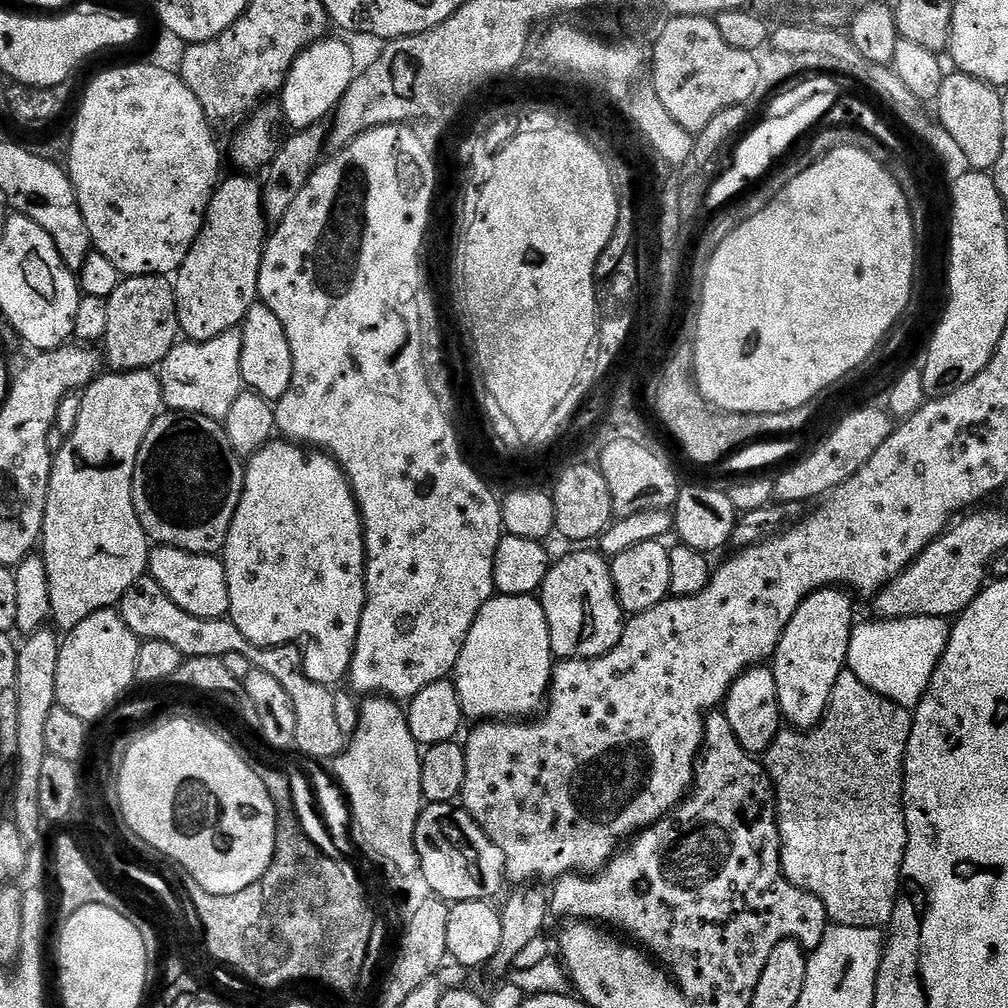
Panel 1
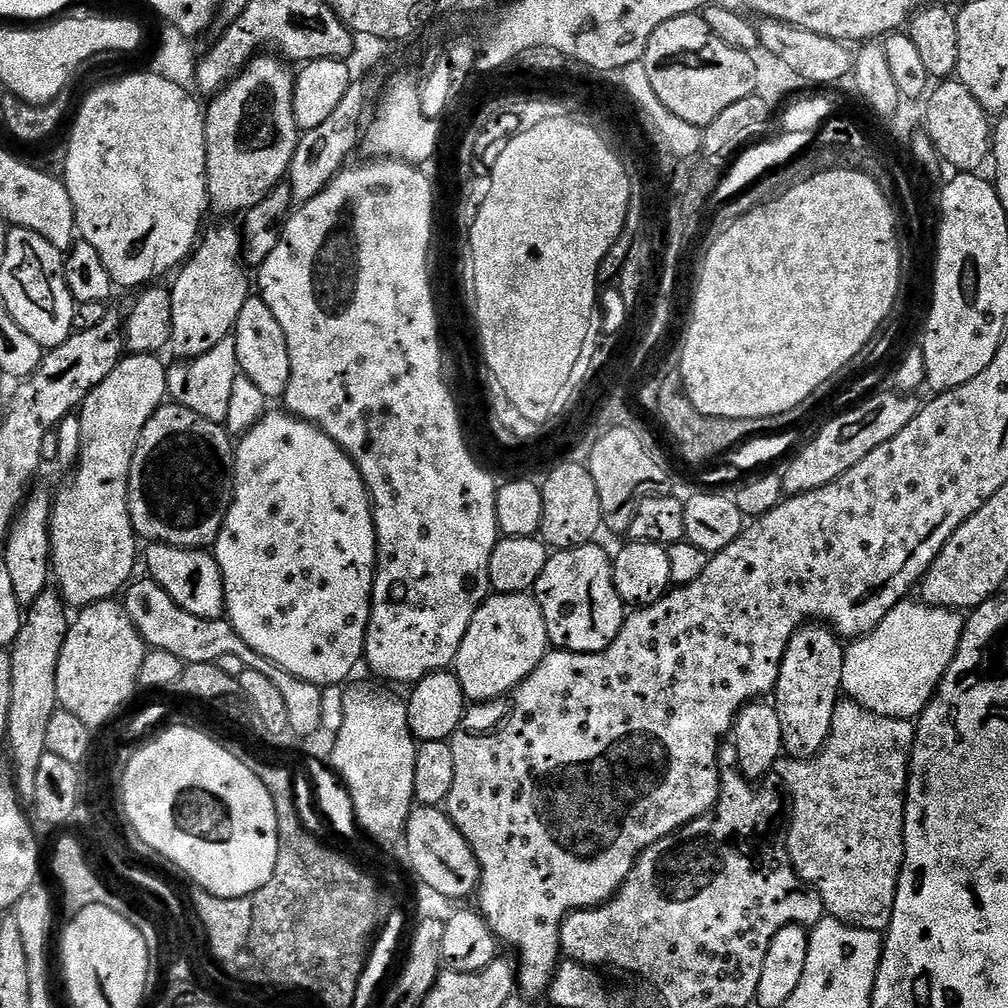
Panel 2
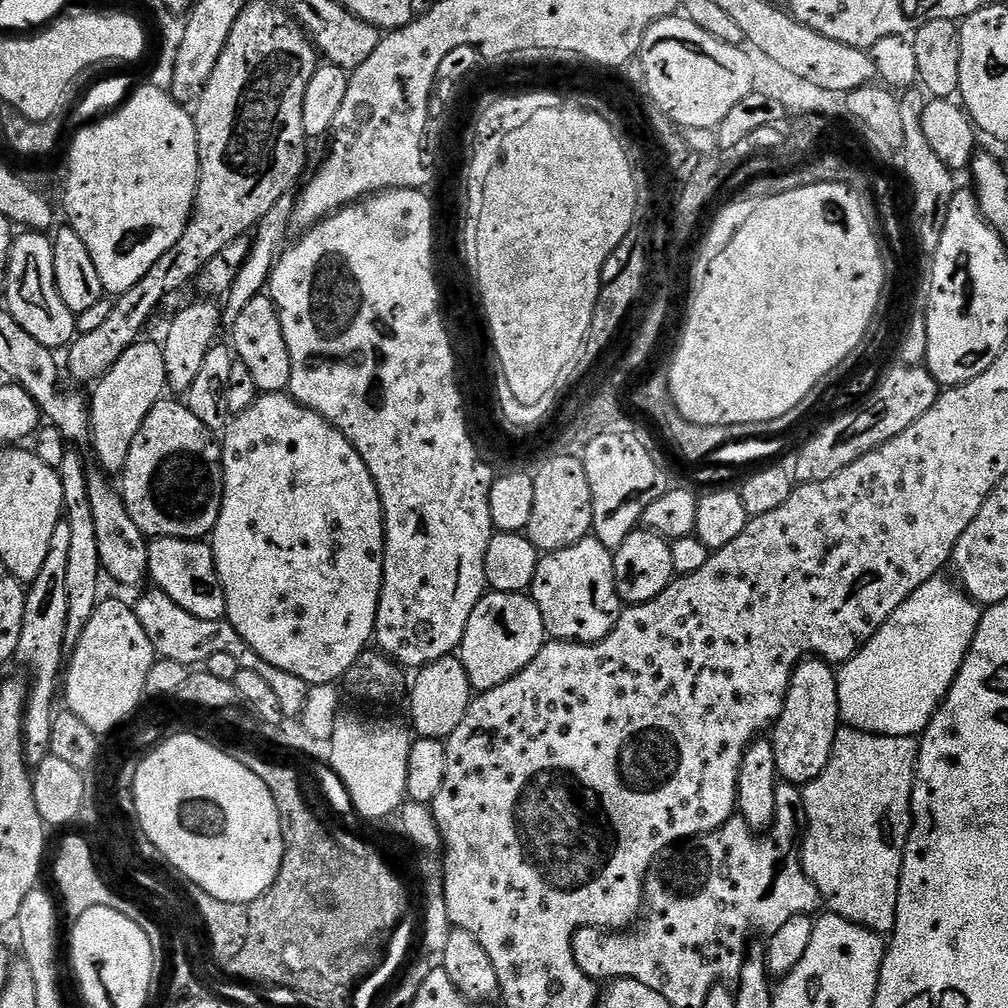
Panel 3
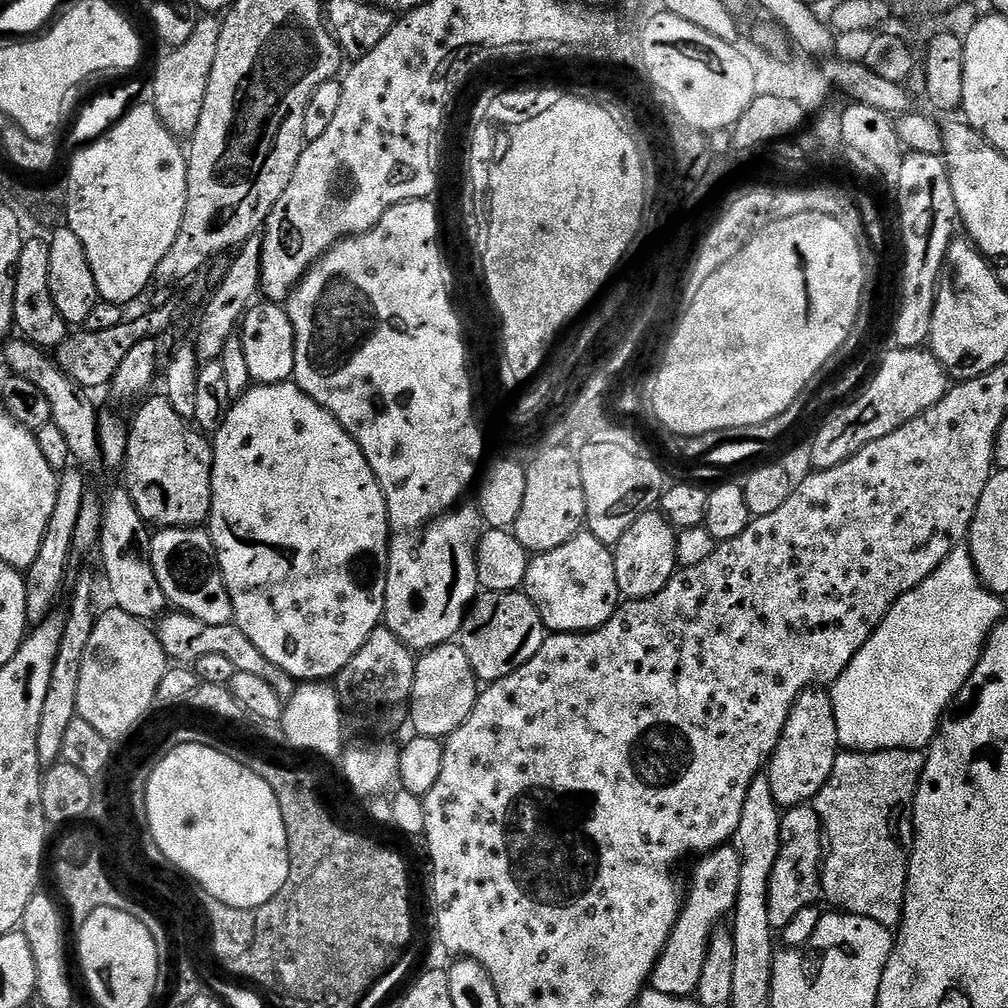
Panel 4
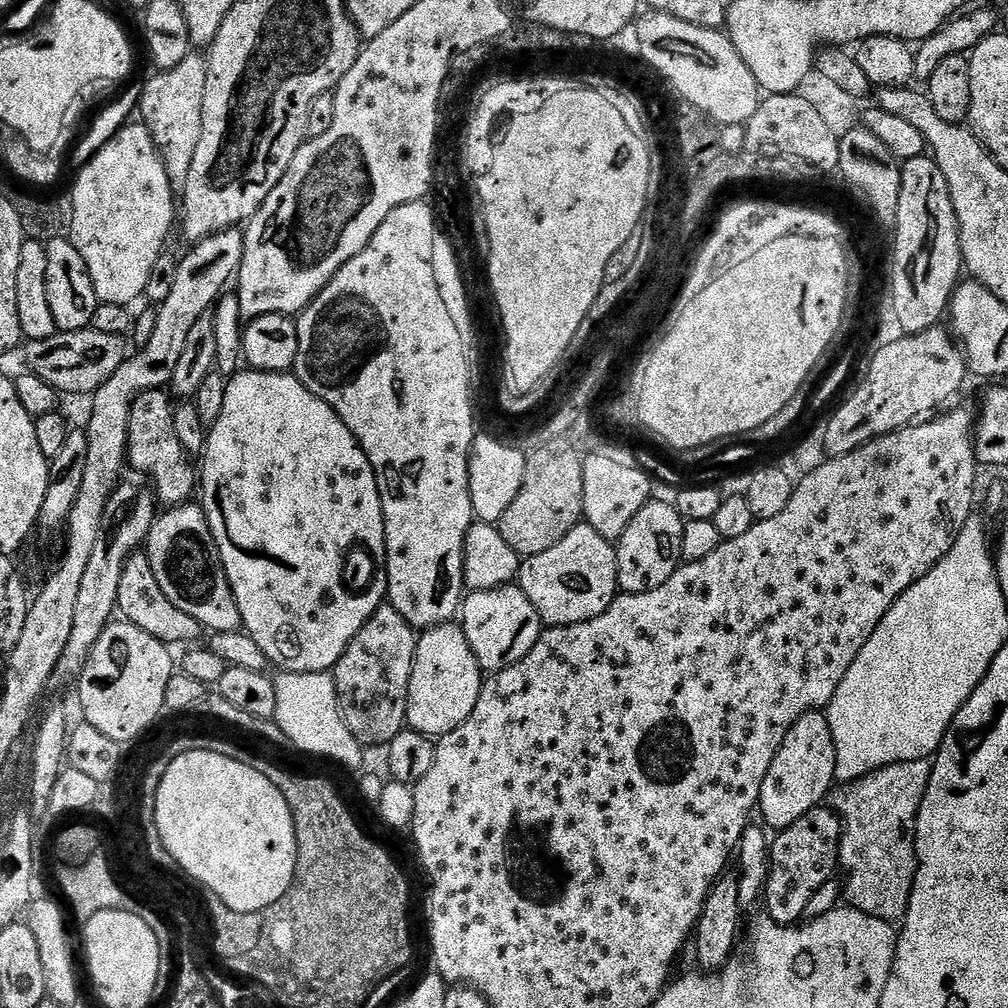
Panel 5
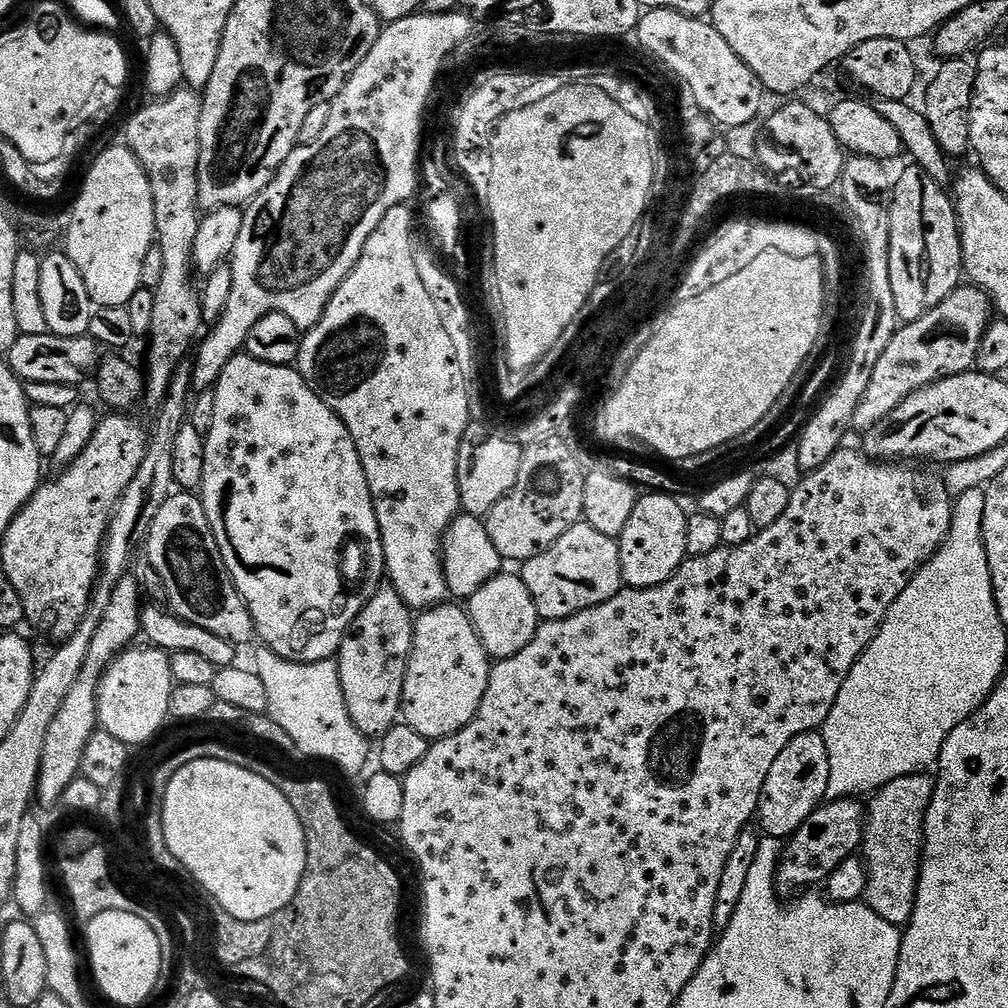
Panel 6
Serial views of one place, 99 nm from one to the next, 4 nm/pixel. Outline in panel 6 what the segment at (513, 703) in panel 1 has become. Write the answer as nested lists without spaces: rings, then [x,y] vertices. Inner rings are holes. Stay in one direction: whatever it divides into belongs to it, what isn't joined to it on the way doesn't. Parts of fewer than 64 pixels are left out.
[[[516,574],[504,575],[491,576],[466,600],[466,611],[472,619],[474,630],[493,661],[508,660],[521,652],[532,641],[542,623],[534,606],[534,598],[530,598],[530,590],[526,590],[524,581]]]

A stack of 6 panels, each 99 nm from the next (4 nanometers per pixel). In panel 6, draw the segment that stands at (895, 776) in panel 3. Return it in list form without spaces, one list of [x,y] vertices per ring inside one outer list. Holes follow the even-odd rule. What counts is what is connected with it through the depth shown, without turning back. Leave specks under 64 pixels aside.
[[[927,771],[915,772],[875,789],[872,805],[866,808],[862,859],[868,866],[868,885],[864,900],[874,914],[897,926],[906,926],[914,914],[924,851],[924,819],[935,789],[935,779]]]

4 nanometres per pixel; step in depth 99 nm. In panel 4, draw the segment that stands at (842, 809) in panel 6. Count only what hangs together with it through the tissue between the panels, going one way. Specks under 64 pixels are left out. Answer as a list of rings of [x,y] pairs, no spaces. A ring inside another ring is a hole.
[[[801,806],[791,809],[790,816],[793,820],[785,819],[782,824],[782,840],[785,845],[804,844],[804,852],[792,848],[783,853],[782,856],[782,876],[784,881],[773,883],[770,907],[773,913],[782,914],[784,920],[794,918],[798,910],[811,908],[819,901],[822,896],[820,887],[820,869],[822,867],[822,825],[816,819],[816,810],[812,806]]]

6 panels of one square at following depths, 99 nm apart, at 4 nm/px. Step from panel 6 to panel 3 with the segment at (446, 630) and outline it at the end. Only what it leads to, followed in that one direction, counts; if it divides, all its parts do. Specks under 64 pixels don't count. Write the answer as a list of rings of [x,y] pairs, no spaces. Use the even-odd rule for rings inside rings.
[[[455,655],[444,656],[438,662],[427,664],[424,668],[415,673],[416,681],[410,684],[410,700],[412,696],[412,724],[417,737],[425,736],[435,740],[447,741],[448,735],[458,730],[458,722],[466,718],[466,710],[472,705],[474,689],[470,678],[466,678],[466,670],[462,662]]]

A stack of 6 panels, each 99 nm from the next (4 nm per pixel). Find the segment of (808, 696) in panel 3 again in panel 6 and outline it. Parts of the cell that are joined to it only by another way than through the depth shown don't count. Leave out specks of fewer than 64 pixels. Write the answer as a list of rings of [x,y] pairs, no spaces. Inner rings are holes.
[[[816,730],[798,734],[785,746],[782,754],[774,758],[774,766],[770,766],[766,774],[766,782],[756,807],[761,828],[759,831],[768,838],[791,838],[803,826],[806,818],[810,818],[812,811],[820,807],[829,776],[829,758],[823,735]]]

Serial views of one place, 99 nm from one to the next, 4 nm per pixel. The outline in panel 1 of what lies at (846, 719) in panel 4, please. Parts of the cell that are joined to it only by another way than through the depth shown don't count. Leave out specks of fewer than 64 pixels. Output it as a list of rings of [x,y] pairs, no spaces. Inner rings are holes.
[[[945,617],[930,618],[902,618],[901,620],[886,620],[872,618],[869,624],[857,623],[852,630],[850,646],[848,647],[847,671],[853,672],[870,690],[882,694],[888,700],[894,701],[898,706],[912,710],[919,704],[920,699],[926,694],[926,690],[932,681],[934,670],[942,658],[942,654],[948,645],[950,624]]]

